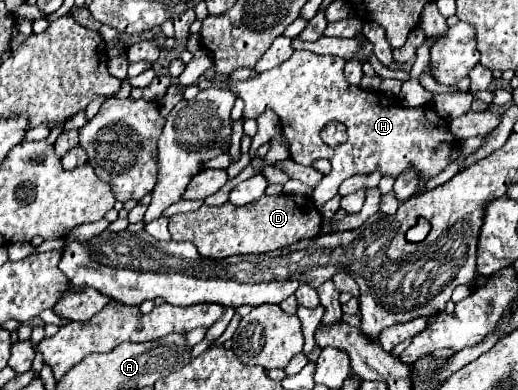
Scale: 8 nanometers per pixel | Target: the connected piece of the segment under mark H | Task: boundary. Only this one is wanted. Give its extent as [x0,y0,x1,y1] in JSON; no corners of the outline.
[211,50,457,206]

